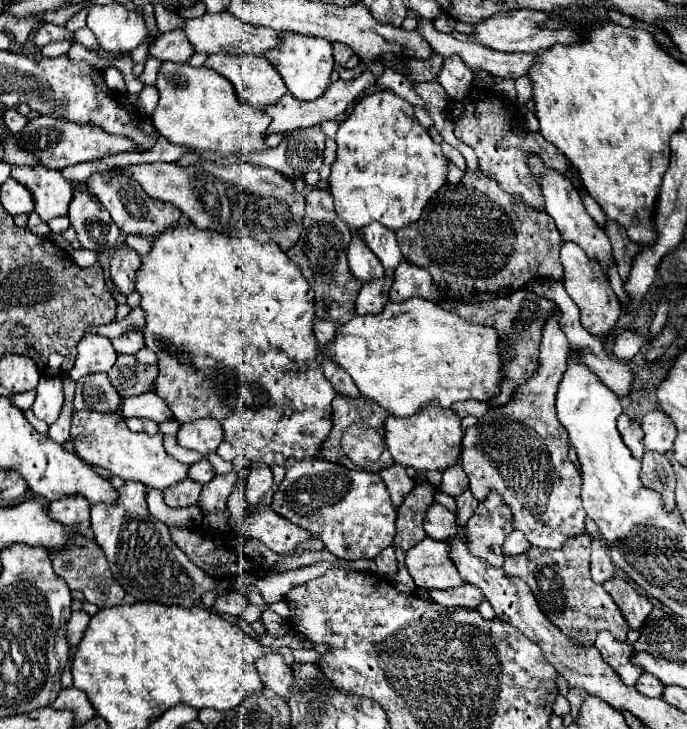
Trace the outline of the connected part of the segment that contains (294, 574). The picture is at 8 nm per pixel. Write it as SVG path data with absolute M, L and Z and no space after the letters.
M345 559L319 561L319 563L313 563L309 567L301 567L295 571L287 571L287 573L273 573L273 575L265 575L265 577L239 577L235 583L231 583L229 589L241 593L241 589L253 587L261 593L265 603L275 603L275 601L283 601L289 589L325 575L331 567L339 567L339 569L347 567L349 569L351 563L353 561L345 561Z

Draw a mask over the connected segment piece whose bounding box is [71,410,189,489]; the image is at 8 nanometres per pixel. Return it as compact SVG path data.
M77 411L73 412L73 425L71 425L71 445L75 449L75 453L87 461L89 465L99 465L109 469L113 475L121 477L121 479L133 479L133 481L141 481L145 487L155 487L155 489L165 489L181 479L187 477L187 469L189 465L179 463L177 459L173 459L165 449L163 449L163 441L161 435L157 433L155 437L149 437L147 433L133 433L127 425L125 419L119 413L97 413L97 411Z

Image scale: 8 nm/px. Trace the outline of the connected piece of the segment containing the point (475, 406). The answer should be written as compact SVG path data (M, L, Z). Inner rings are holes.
M463 401L463 403L457 403L457 405L451 405L451 411L457 413L461 419L467 417L467 415L481 417L487 409L489 409L489 405L487 403L479 403L479 401Z

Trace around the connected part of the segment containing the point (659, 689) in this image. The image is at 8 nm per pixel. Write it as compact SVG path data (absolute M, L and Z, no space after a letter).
M643 673L639 679L637 679L637 685L635 689L647 697L661 697L663 693L663 685L653 677L653 675L647 675Z

